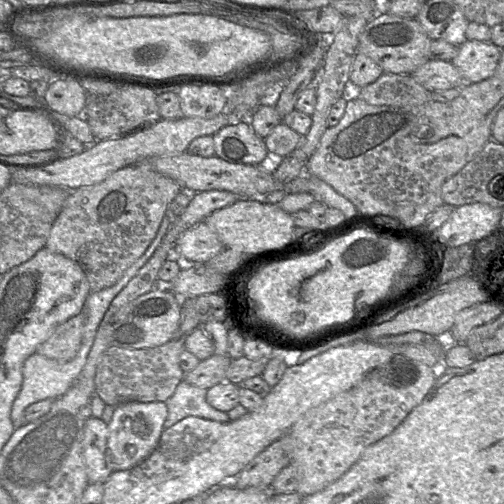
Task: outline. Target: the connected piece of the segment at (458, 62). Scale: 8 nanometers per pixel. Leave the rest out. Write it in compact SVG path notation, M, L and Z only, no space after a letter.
M466 40L451 60L465 83L476 83L491 77L498 66L501 51L491 41Z

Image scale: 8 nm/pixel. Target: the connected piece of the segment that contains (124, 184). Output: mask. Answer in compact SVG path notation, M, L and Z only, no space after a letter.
M147 160L125 166L98 184L77 188L69 193L51 227L45 248L76 261L85 272L91 292L111 287L149 247L168 205L181 190L178 182L155 171Z

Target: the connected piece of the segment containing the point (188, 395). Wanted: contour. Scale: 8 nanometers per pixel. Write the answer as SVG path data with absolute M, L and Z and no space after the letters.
M183 379L165 402L168 414L164 430L189 416L223 423L230 421L226 412L215 409L207 402L206 394L207 389L194 386Z

